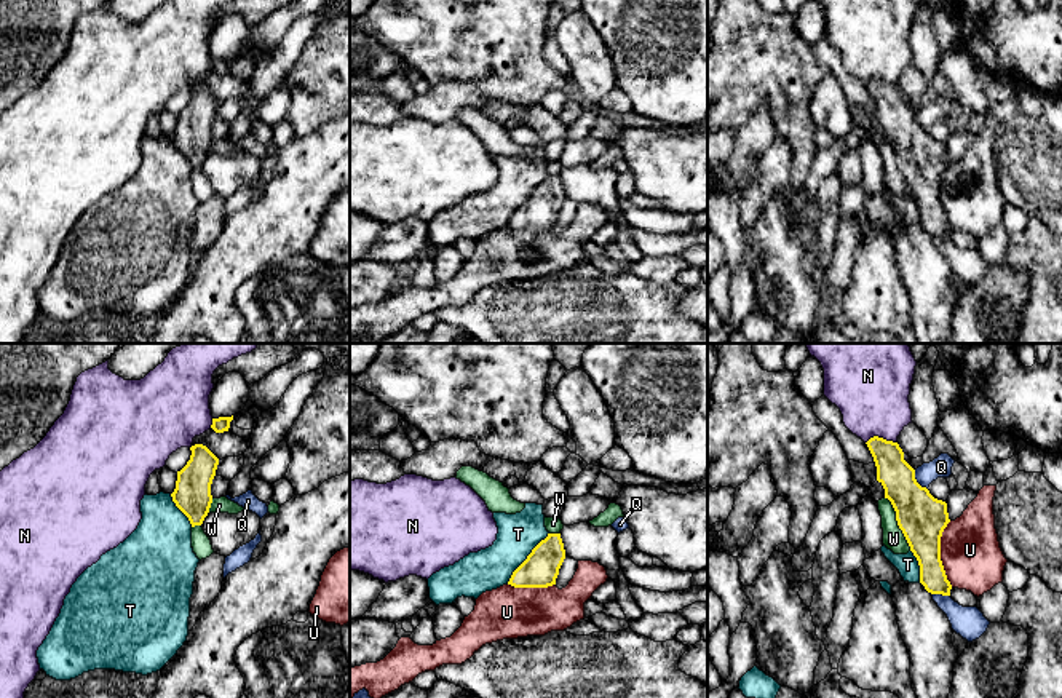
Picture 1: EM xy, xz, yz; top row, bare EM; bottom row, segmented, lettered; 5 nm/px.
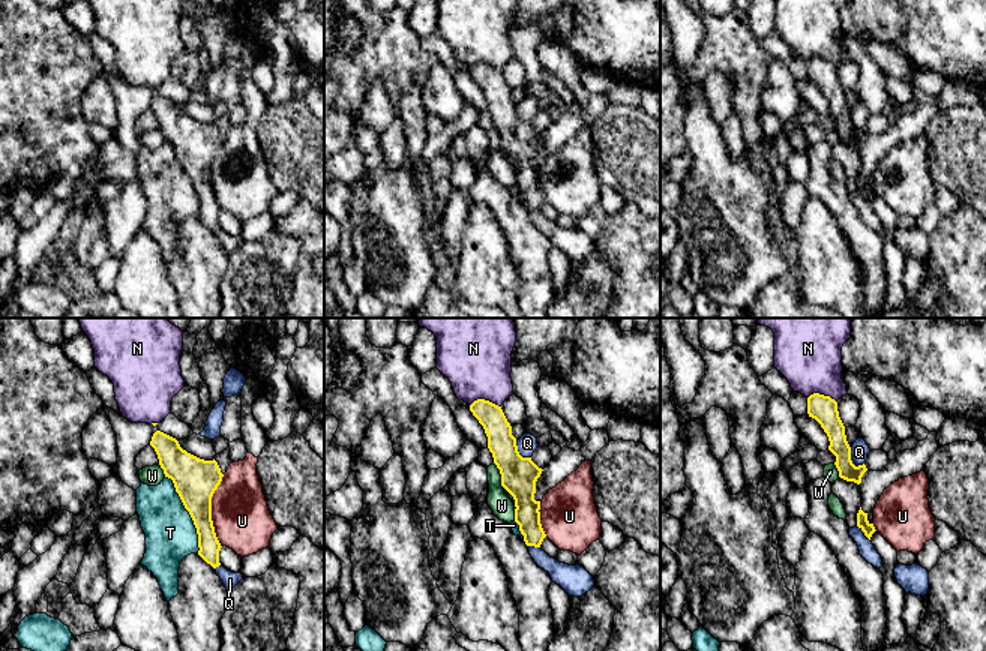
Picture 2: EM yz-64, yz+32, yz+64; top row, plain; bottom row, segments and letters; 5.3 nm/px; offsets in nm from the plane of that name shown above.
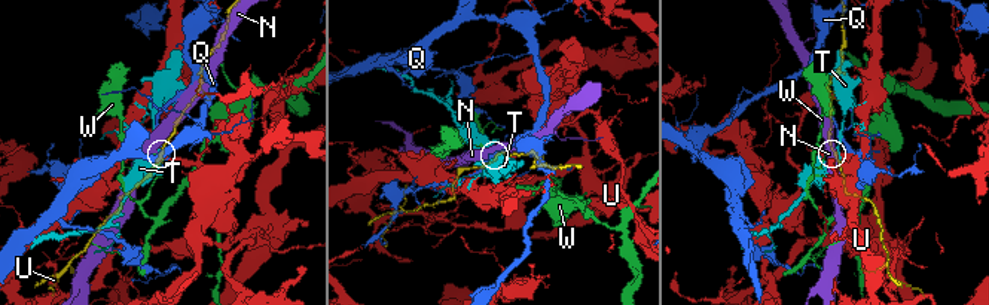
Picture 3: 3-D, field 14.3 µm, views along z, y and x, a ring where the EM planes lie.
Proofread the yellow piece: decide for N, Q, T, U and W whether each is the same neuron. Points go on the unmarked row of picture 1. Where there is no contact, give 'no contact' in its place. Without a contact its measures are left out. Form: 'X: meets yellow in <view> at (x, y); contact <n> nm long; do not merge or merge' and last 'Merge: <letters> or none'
N: meets yellow in yz at (880, 80); contact 150 nm long; do not merge
Q: meets yellow in yz at (915, 123); contact 120 nm long; do not merge
T: meets yellow in xz at (527, 200); contact 340 nm long; do not merge
U: meets yellow in yz at (939, 197); contact 340 nm long; do not merge
W: meets yellow in yz at (898, 166); contact 300 nm long; do not merge
Merge: none

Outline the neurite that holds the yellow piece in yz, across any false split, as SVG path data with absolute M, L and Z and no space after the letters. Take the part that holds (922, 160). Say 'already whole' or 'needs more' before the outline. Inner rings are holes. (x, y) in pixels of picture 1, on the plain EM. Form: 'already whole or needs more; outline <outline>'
already whole; outline M874 78L867 85L877 109L877 123L896 153L896 163L920 208L920 225L931 236L950 238L941 203L941 179L950 165L947 145L934 141L915 121L898 85Z

